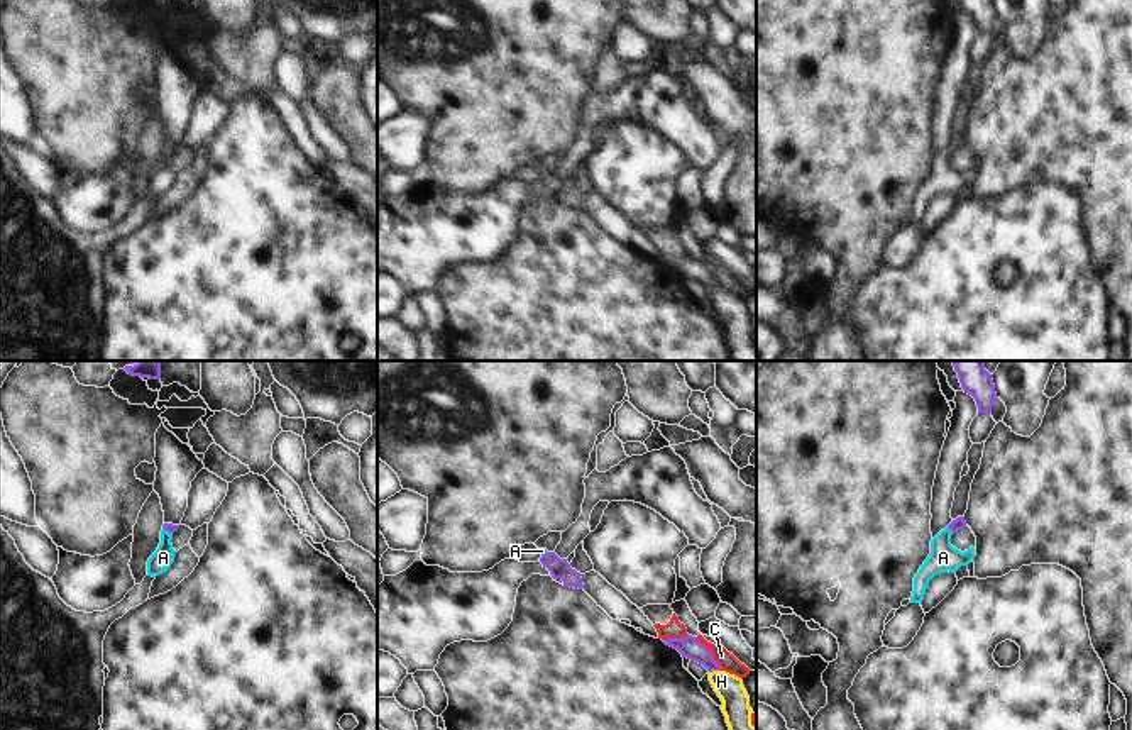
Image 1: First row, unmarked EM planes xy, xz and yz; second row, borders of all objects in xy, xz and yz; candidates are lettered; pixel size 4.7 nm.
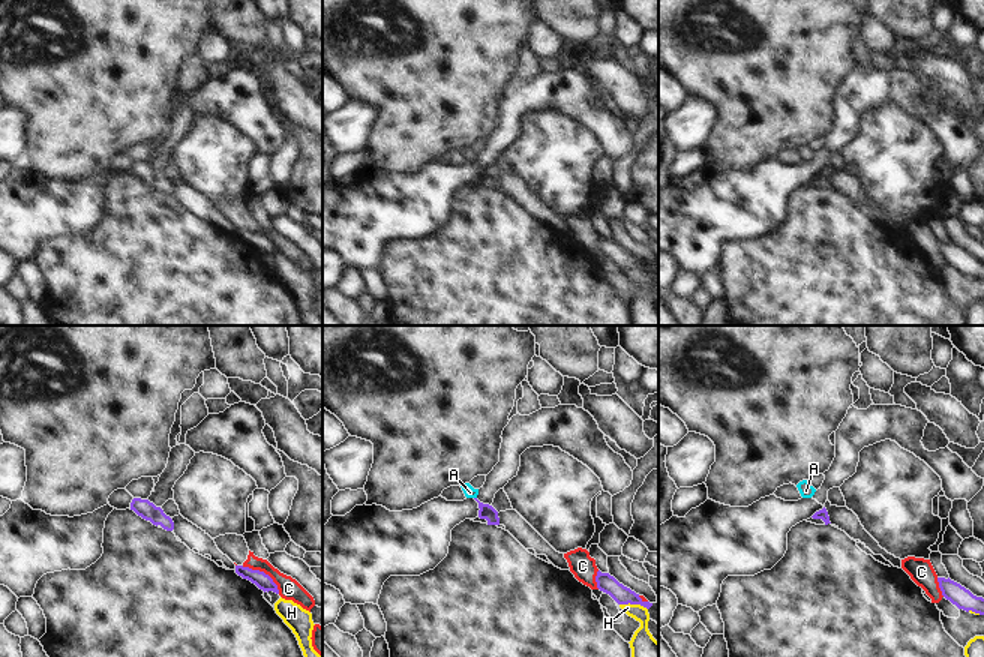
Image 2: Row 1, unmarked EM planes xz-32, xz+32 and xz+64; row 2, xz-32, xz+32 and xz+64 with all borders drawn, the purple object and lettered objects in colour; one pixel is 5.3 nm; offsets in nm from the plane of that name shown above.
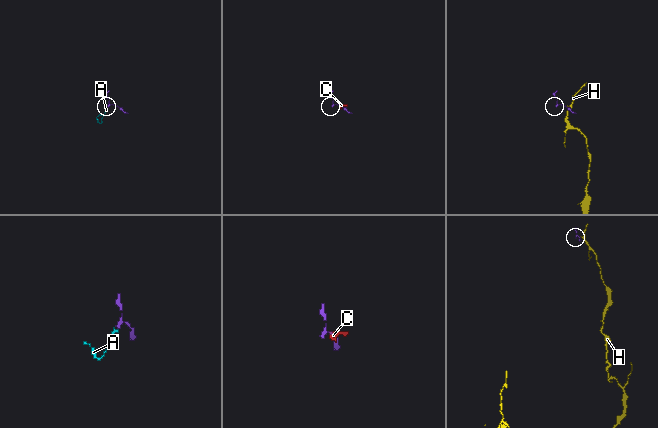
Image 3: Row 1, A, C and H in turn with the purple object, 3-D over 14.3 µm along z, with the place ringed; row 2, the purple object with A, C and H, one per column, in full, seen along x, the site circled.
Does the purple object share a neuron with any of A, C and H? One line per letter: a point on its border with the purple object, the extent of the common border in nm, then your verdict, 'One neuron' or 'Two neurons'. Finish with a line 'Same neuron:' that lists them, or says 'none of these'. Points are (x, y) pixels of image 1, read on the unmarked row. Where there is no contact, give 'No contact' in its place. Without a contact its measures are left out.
A: Touches purple at yz (950, 149). Shared border 50 nm. One neuron
C: Touches purple at xz (711, 275). Shared border 200 nm. Two neurons
H: Touches purple at xz (714, 290). Shared border 60 nm. Two neurons
Same neuron: A.

